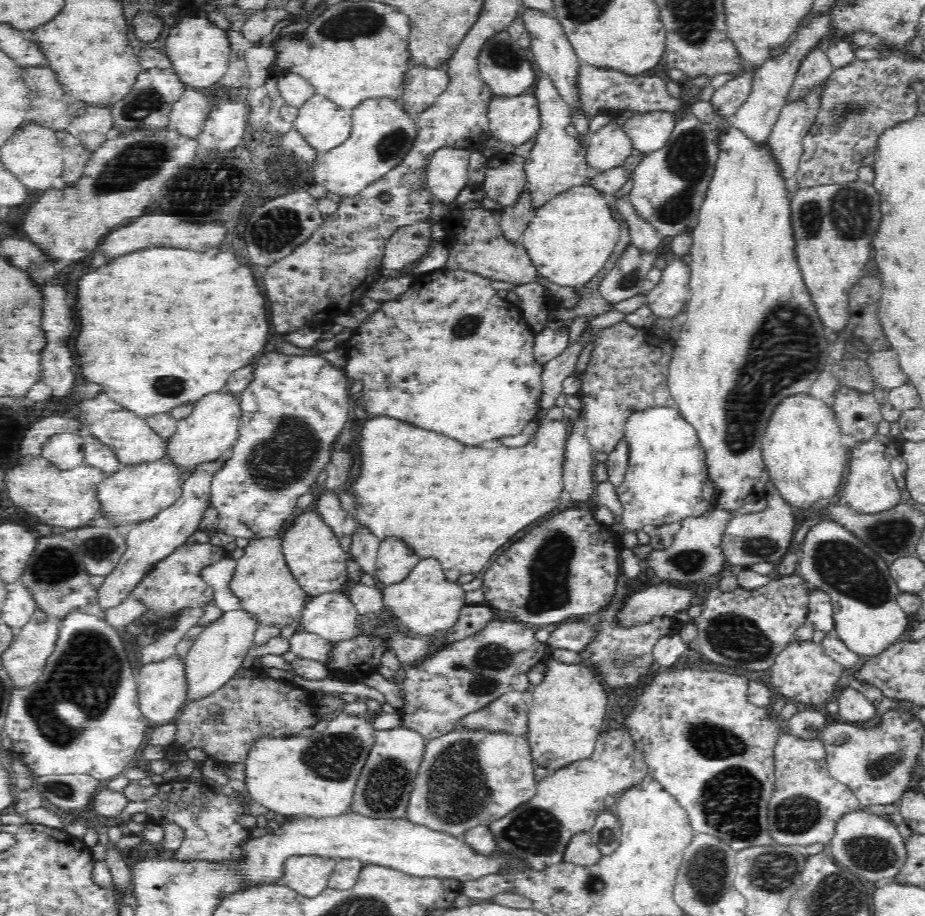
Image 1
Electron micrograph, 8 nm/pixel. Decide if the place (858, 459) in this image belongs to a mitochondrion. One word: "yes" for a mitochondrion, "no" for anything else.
no

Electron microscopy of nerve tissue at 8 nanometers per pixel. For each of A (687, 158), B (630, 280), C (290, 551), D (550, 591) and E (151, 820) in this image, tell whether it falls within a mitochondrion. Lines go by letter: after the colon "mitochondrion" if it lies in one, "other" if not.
A: mitochondrion
B: mitochondrion
C: other
D: mitochondrion
E: other

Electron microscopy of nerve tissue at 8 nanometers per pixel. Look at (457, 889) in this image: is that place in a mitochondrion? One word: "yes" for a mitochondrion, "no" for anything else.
no

